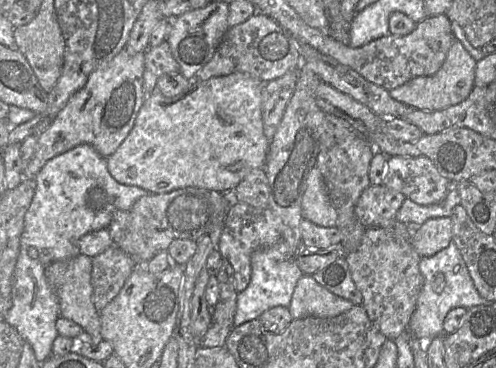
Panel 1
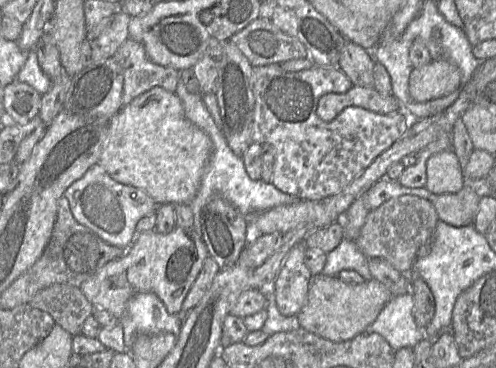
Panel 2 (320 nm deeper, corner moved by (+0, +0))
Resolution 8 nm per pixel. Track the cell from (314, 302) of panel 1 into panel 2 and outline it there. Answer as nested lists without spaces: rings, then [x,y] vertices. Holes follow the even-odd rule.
[[[320,273],[312,277],[307,301],[297,314],[297,319],[300,328],[330,341],[342,342],[365,332],[394,296],[410,292],[409,276],[401,277],[398,282],[387,287],[374,278],[361,284],[349,284],[336,276]]]

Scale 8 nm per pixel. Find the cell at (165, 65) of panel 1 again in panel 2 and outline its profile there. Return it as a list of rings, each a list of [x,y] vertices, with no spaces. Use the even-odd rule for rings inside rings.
[[[128,38],[113,57],[123,70],[123,106],[153,87],[176,91],[179,71],[152,62],[142,43]]]

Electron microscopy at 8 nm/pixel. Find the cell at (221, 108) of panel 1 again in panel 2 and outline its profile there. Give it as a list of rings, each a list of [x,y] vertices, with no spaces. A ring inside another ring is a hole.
[[[153,87],[110,119],[97,163],[118,183],[144,190],[157,205],[189,204],[199,189],[212,149],[209,136],[186,118],[176,93]]]

